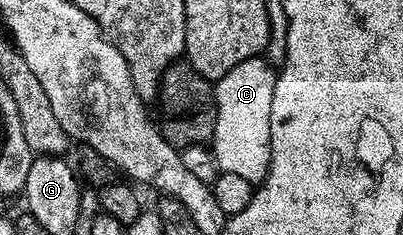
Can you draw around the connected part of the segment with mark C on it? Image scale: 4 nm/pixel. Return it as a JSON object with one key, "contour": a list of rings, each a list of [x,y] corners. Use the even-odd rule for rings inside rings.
{"contour":[[[256,58],[233,66],[229,74],[213,84],[217,122],[209,147],[219,163],[220,172],[237,174],[237,178],[245,178],[253,186],[262,184],[269,170],[269,114],[273,106],[276,75],[276,69],[266,59]]]}

